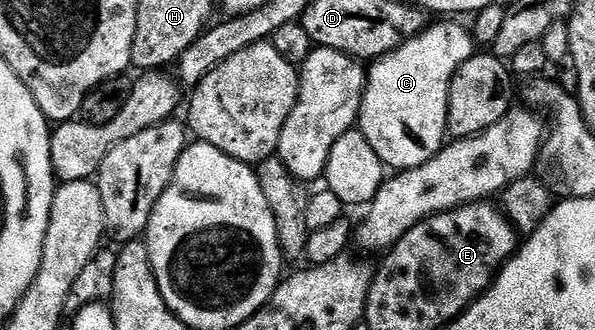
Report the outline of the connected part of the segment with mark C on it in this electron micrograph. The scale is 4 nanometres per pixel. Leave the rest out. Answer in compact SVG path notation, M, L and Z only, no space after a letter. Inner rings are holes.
M438 23L435 27L427 26L425 29L419 30L413 37L407 38L393 53L387 53L373 60L374 64L369 64L368 74L366 76L366 89L362 94L362 110L360 112L360 130L362 134L368 137L368 141L372 145L372 149L376 149L376 153L382 158L383 164L389 165L394 169L405 169L407 167L419 167L422 163L427 163L429 159L442 150L448 139L448 89L450 88L450 78L454 75L454 70L458 68L459 63L469 59L476 51L476 40L469 30L466 31L458 23Z

